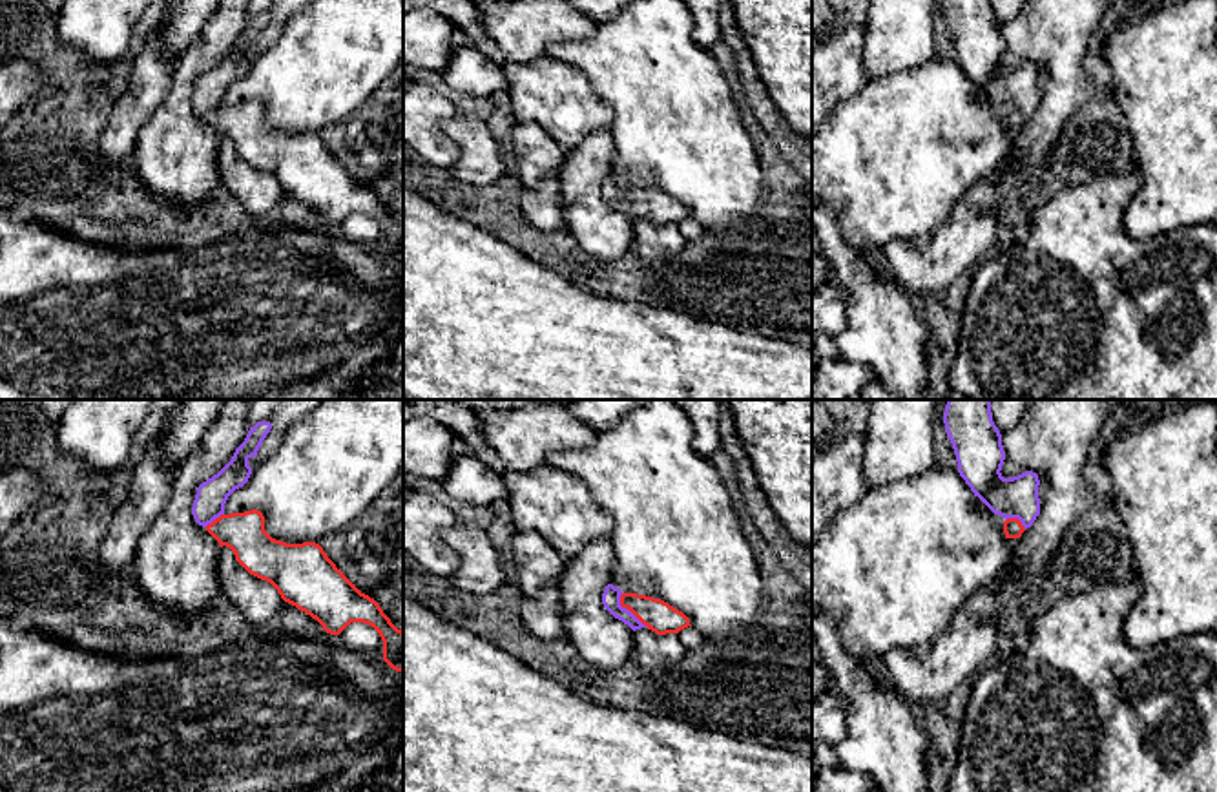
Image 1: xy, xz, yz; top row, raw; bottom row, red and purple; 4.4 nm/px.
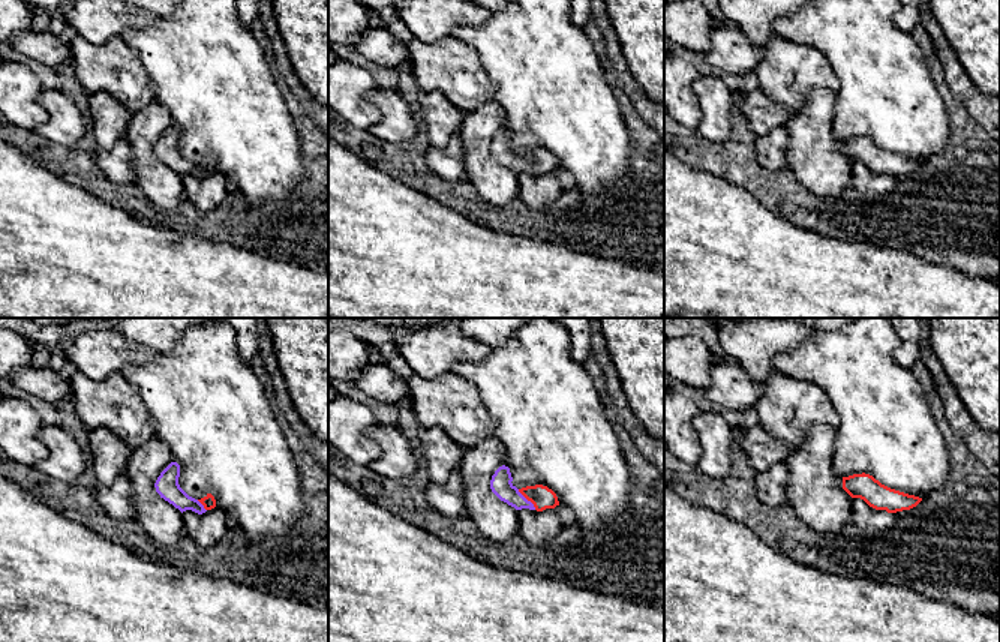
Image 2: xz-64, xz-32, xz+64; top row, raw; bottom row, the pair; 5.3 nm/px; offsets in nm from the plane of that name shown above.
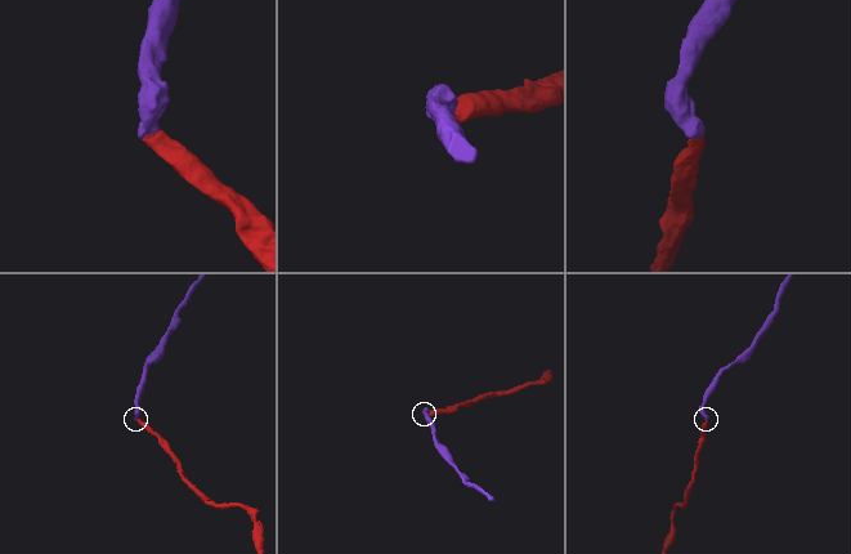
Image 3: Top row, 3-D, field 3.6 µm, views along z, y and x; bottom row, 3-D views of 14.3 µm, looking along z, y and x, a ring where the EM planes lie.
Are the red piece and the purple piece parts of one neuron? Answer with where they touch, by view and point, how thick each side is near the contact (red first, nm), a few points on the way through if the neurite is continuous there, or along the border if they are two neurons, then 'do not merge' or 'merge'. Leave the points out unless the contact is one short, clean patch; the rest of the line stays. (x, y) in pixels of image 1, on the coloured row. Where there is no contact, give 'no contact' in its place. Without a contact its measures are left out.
contact xz (630, 610); calibres 140 and 80 nm; way xz (661, 617), (630, 610), (612, 595); merge

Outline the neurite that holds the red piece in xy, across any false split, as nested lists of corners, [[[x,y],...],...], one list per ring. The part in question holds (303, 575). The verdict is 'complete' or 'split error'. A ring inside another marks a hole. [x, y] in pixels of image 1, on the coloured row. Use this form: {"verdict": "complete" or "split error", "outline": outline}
{"verdict": "split error", "outline": [[[270,422],[250,427],[232,460],[197,487],[192,515],[219,546],[234,551],[235,560],[254,577],[270,582],[281,599],[316,619],[330,635],[350,622],[372,626],[383,641],[383,661],[403,672],[403,631],[380,604],[361,593],[316,542],[286,544],[265,531],[265,516],[252,509],[224,513],[228,496],[243,487],[252,467],[248,460],[270,432]]]}

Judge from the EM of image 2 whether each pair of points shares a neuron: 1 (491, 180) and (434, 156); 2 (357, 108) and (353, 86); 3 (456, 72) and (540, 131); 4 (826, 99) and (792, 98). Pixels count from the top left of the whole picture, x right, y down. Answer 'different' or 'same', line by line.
1: different
2: same
3: different
4: different

